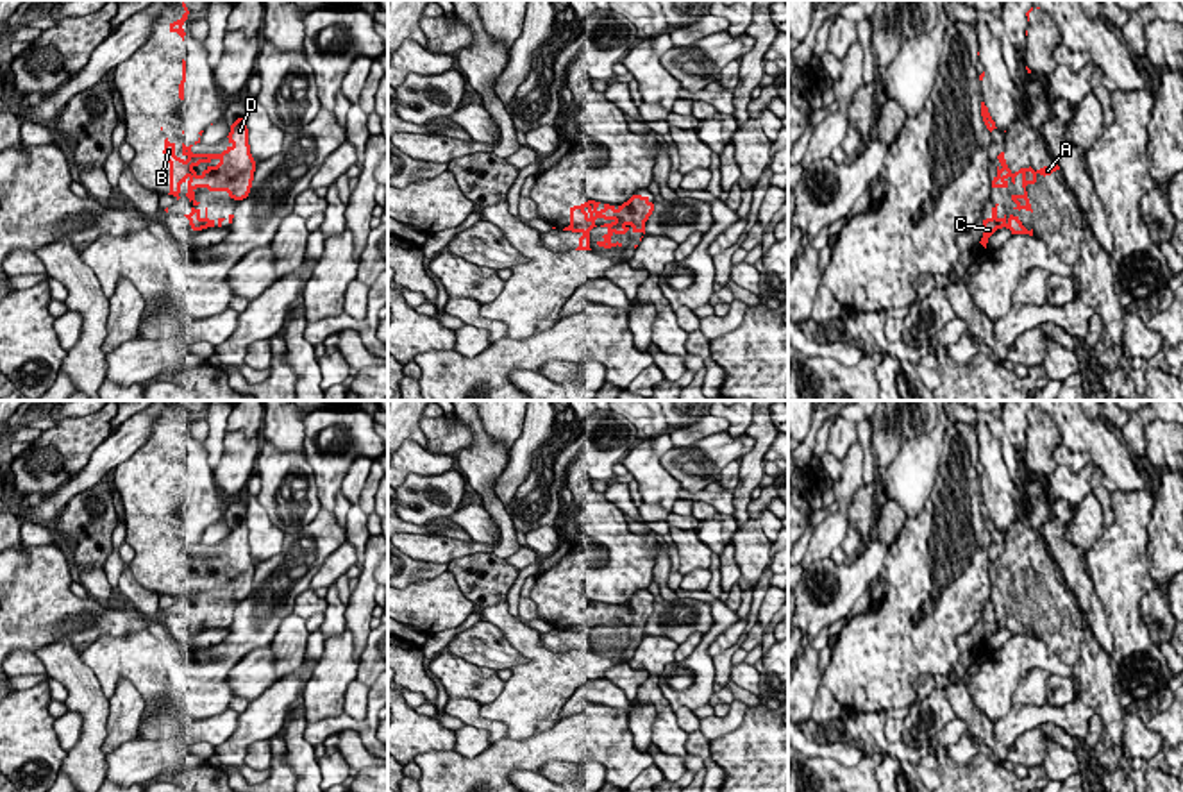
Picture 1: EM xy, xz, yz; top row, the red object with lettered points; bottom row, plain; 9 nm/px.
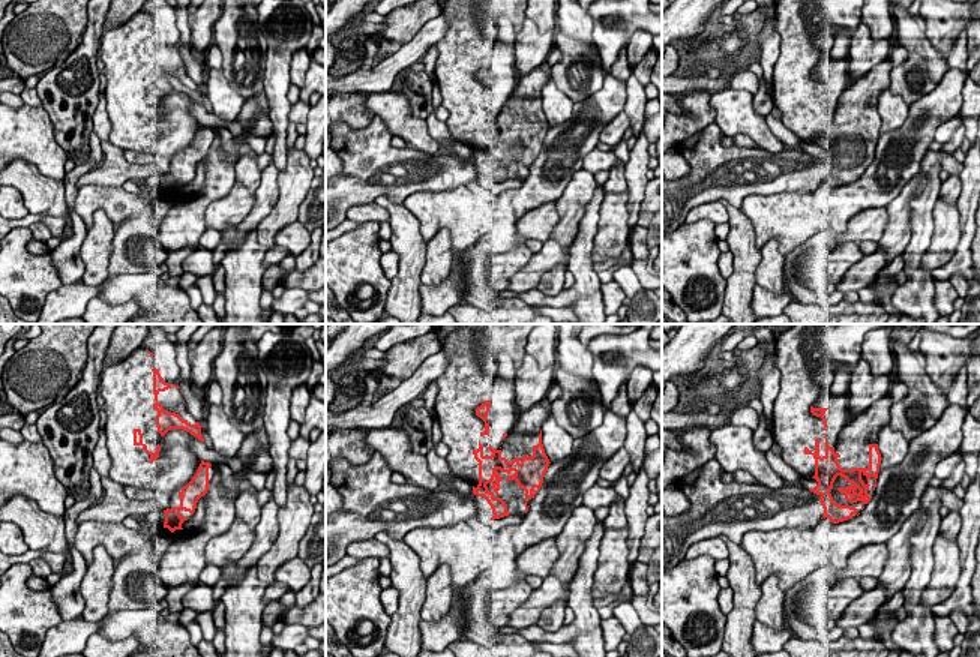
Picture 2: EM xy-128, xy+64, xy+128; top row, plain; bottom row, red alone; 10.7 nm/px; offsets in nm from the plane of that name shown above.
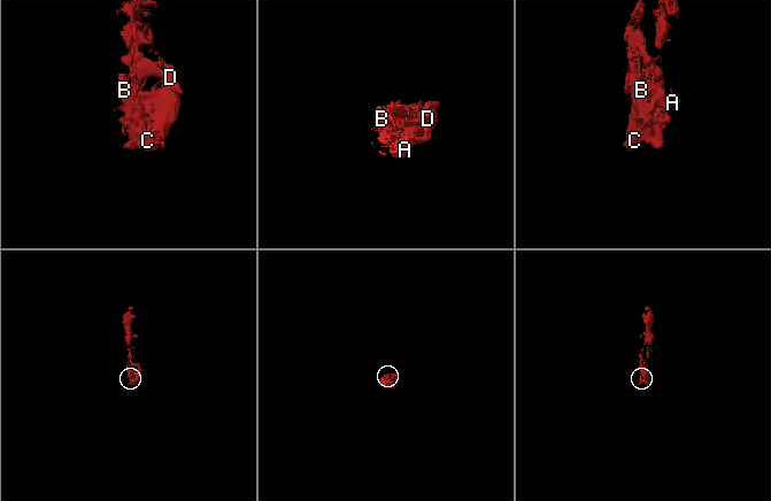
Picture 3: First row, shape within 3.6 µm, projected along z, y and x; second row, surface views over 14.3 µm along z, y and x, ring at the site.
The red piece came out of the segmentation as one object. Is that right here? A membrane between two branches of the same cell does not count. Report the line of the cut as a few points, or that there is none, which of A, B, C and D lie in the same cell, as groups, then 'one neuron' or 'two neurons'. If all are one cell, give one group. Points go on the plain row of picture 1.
cut none; groups A B C D; one neuron

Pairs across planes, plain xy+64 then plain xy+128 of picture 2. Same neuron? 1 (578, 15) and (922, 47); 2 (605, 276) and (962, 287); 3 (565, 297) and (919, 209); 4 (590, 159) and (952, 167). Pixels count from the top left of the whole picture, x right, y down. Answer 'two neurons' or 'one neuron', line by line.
1: one neuron
2: two neurons
3: one neuron
4: one neuron

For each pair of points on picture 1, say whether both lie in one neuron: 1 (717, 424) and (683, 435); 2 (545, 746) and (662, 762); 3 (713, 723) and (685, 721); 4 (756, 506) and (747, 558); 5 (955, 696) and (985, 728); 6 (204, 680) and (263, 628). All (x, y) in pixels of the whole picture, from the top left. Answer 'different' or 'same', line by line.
1: same
2: different
3: different
4: same
5: same
6: same

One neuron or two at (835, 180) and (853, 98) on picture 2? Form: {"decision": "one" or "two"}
{"decision": "one"}

